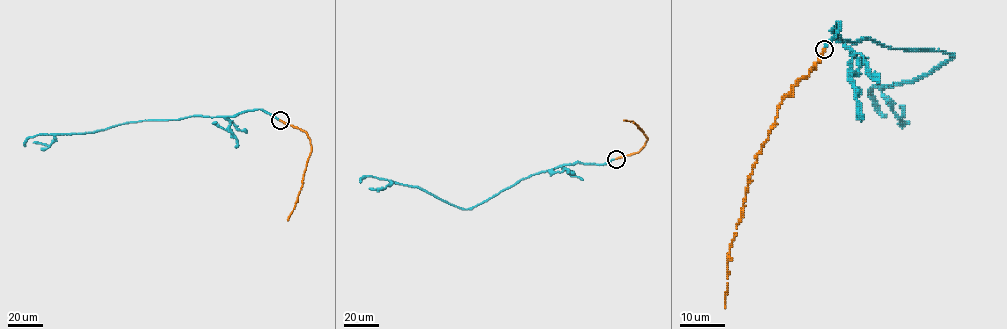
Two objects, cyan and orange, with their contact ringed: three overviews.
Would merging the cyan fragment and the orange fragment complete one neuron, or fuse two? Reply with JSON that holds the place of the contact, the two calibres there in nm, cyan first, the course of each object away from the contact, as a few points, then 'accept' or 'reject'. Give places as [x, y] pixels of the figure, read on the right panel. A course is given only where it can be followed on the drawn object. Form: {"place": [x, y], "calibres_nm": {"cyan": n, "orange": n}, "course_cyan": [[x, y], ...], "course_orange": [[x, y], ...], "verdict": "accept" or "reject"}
{"place": [824, 49], "calibres_nm": {"cyan": 240, "orange": 320}, "course_cyan": [[824, 49], [838, 22], [833, 30], [840, 40], [954, 56], [915, 81], [871, 87], [886, 116]], "course_orange": [[824, 49], [809, 73], [783, 98], [775, 124], [757, 155], [745, 196], [742, 216], [726, 259], [724, 308]], "verdict": "accept"}

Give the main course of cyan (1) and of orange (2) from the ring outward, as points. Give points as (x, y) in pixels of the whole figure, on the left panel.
1: (279, 120), (253, 109), (232, 116), (135, 121), (95, 132), (38, 134), (28, 138), (24, 146)
2: (279, 120), (304, 130), (311, 147), (302, 185), (287, 220)

